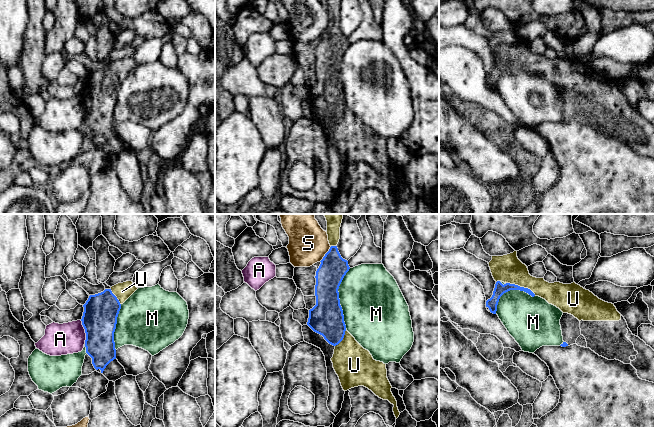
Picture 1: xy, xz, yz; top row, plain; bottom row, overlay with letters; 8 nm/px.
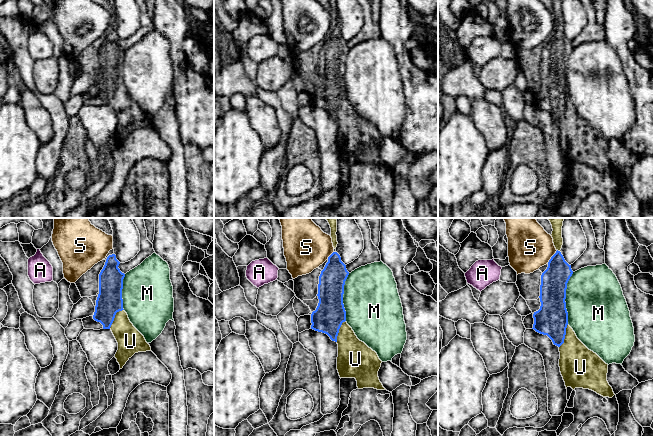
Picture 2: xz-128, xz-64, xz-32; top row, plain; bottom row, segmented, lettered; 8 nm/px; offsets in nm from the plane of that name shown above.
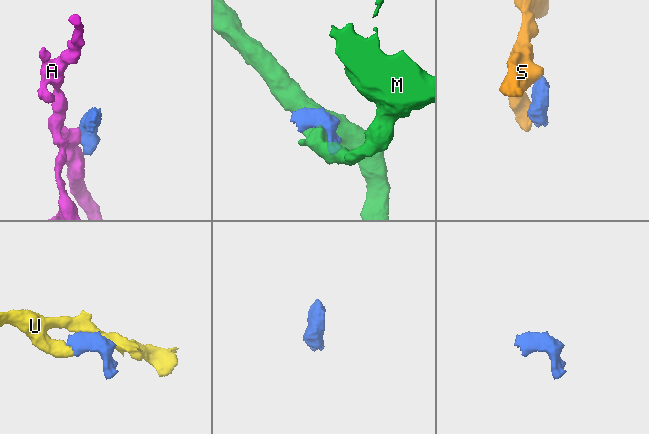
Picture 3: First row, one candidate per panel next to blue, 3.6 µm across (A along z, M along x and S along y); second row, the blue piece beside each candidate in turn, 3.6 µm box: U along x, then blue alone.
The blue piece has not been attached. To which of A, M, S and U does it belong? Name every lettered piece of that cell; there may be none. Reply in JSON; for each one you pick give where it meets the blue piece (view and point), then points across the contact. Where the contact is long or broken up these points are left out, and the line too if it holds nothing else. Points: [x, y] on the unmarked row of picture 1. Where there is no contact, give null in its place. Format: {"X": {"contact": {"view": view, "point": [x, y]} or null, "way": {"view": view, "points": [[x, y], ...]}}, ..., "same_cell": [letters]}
{"U": {"contact": {"view": "yz", "point": [521, 63]}}, "same_cell": ["U"]}

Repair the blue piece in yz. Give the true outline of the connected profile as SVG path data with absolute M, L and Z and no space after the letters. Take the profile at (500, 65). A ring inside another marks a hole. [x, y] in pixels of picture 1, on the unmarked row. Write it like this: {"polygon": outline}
{"polygon": "M497 57L495 60L495 64L494 64L492 73L486 77L486 83L489 84L491 89L496 90L497 81L498 81L500 73L504 69L506 69L510 66L520 66L520 67L524 67L524 68L528 69L532 73L535 72L535 70L528 64L520 63L518 61L510 60L510 59L506 59L503 61L500 57Z"}

